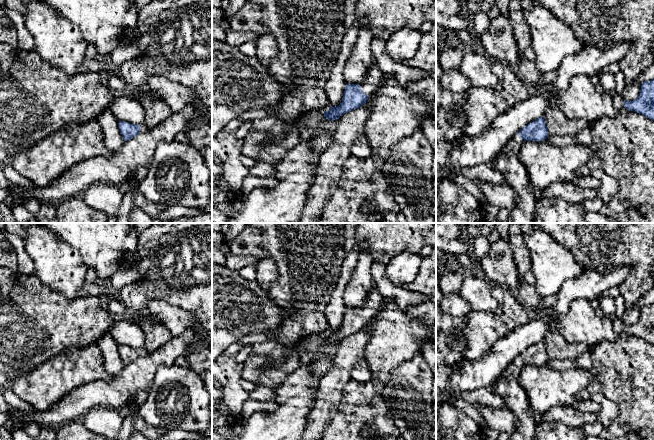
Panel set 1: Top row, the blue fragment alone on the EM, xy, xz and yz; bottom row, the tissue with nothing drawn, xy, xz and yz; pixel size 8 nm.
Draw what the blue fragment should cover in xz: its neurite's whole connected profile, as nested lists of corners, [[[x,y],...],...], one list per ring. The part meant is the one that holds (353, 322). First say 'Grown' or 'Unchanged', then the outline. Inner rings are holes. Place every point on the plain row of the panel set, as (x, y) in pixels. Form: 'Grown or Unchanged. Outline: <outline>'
Grown. Outline: [[[375,283],[365,304],[361,308],[346,308],[342,326],[337,331],[330,330],[330,334],[324,336],[324,341],[328,344],[338,344],[341,339],[361,331],[375,316],[382,302],[383,296]]]

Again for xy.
Grown. Outline: [[[124,345],[118,347],[120,356],[123,360],[124,365],[128,365],[138,359],[139,357],[145,357],[149,352],[144,348],[131,348]]]

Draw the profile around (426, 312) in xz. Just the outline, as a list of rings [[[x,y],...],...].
[[[425,301],[415,306],[410,306],[406,314],[417,321],[422,321],[430,326],[436,324],[436,305],[431,301]]]

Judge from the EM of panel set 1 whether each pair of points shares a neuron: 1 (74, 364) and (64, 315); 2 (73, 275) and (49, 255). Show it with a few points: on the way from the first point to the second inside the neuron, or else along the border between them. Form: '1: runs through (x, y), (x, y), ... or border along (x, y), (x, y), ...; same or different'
1: border along (94, 342), (88, 345), (68, 347), (50, 358); different
2: runs through (67, 273), (55, 261); same

